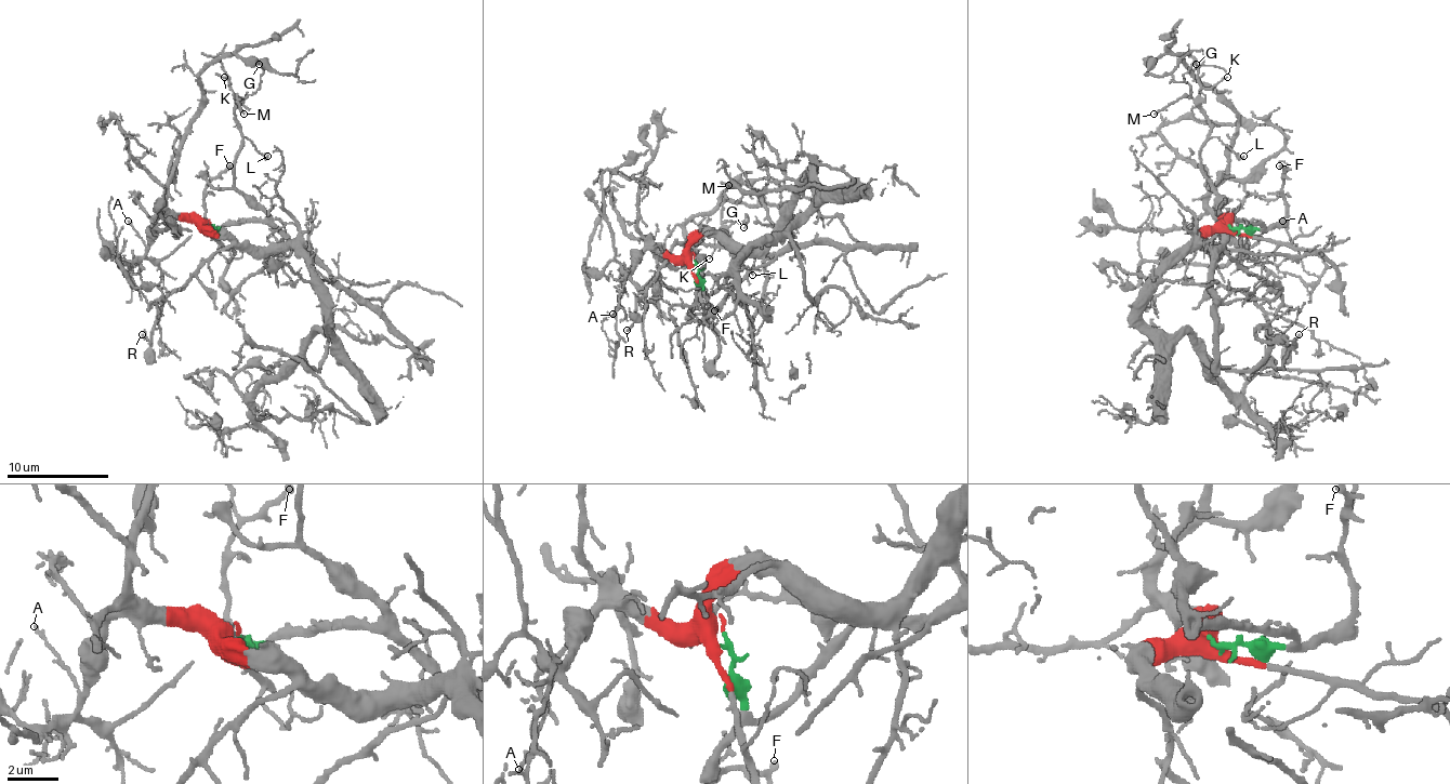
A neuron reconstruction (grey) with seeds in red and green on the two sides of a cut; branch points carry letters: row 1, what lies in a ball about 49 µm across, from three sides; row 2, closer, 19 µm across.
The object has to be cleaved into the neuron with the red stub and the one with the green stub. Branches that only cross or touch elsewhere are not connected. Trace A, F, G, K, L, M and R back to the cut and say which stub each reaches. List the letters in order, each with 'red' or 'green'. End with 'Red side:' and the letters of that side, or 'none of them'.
A: red
F: green
G: green
K: green
L: green
M: green
R: red
Red side: A, R

